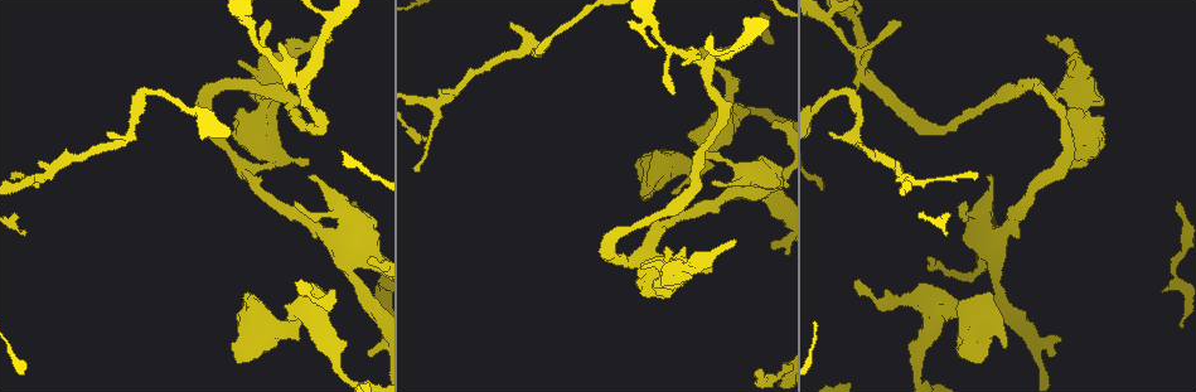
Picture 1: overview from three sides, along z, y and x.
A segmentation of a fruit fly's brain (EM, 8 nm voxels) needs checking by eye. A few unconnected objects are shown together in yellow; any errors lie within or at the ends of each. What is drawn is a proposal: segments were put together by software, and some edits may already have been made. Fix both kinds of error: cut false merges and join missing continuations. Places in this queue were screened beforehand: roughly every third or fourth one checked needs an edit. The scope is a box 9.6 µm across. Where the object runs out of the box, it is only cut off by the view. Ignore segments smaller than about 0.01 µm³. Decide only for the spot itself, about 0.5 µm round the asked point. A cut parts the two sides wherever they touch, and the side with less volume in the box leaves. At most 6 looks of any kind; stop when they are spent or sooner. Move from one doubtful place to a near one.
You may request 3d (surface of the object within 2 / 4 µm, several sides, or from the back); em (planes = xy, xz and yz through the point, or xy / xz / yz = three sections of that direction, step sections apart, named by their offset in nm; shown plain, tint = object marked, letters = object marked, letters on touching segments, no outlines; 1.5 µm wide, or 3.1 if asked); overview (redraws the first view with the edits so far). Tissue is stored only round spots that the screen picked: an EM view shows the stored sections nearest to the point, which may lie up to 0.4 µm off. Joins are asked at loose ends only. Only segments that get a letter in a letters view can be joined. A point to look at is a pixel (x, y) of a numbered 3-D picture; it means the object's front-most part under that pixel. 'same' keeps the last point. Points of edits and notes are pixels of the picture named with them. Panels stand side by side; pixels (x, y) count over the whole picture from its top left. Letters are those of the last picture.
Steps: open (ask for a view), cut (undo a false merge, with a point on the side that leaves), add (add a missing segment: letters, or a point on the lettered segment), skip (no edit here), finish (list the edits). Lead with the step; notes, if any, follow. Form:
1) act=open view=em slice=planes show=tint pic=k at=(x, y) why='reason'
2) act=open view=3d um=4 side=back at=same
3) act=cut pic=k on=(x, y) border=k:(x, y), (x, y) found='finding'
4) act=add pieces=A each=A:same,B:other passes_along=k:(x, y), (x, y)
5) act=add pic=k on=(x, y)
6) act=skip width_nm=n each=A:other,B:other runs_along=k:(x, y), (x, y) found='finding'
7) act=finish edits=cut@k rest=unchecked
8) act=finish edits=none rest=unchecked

act=open view=em slice=xy step=8 show=letters pic=1 at=(1054, 91) why='thick end'

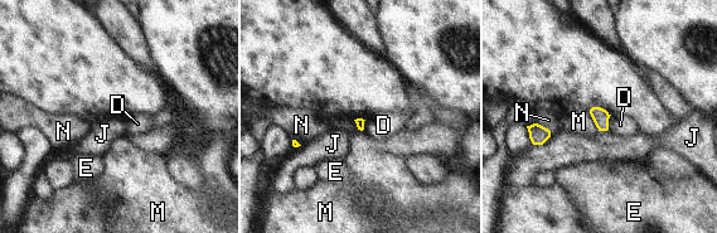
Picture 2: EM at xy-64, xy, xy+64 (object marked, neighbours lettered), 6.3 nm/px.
act=open view=em slice=planes show=letters at=same why='cut it another way'

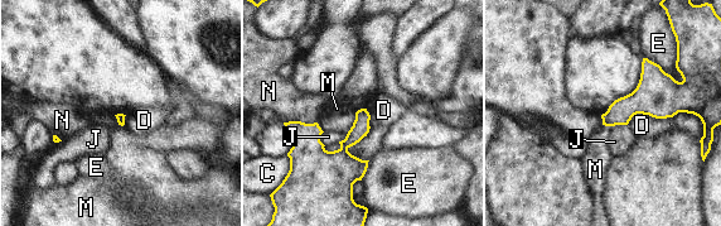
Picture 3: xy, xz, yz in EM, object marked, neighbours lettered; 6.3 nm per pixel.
act=skip each=C:other,D:other,E:other,J:other,M:other,N:other border=3:(366, 107), (362, 160) found='none of them fits'

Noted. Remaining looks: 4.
act=open view=3d um=2 pic=1 at=(734, 241) why='branch stops here'

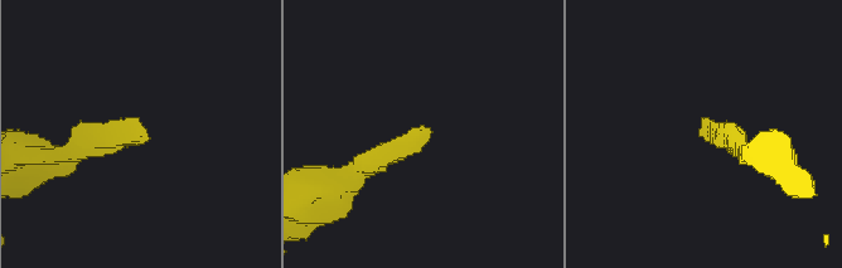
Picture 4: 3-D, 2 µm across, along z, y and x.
act=open view=em slice=xz step=4 show=letters pic=4 at=(699, 134) why='now the EM'

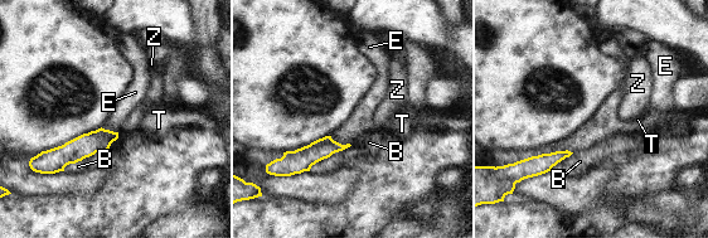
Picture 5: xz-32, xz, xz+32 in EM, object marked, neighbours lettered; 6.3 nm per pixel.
act=open view=em slice=planes show=letters at=same why='cut it another way'

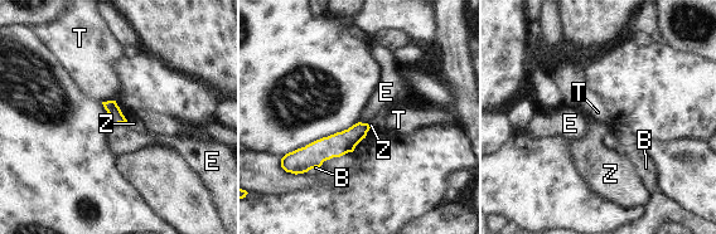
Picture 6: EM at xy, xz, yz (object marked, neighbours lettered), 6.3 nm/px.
act=skip each=B:other,E:other,T:other,Z:other runs_along=6:(366, 127), (343, 142), (295, 159) found='none of them fits'

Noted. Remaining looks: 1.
act=open view=em slice=planes show=letters pic=1 at=(898, 21) why='an open end'

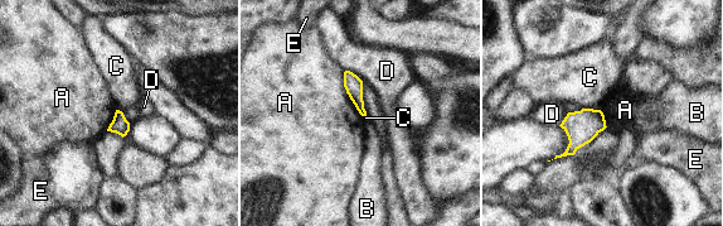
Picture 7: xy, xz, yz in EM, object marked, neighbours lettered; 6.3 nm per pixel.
act=skip longest_contact=A:320nm each=A:other,B:other,C:other,D:other,E:other border=7:(583, 107), (600, 110) found='no lettered segment goes on from it'

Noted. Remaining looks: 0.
act=finish edits=none rest=unchecked

